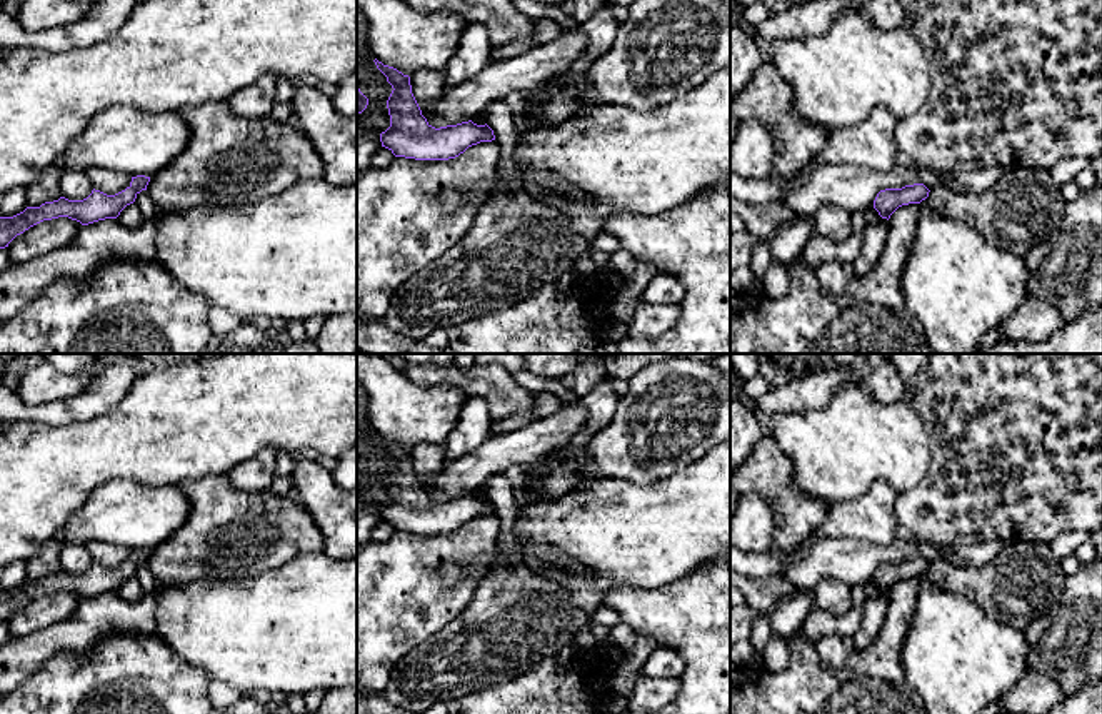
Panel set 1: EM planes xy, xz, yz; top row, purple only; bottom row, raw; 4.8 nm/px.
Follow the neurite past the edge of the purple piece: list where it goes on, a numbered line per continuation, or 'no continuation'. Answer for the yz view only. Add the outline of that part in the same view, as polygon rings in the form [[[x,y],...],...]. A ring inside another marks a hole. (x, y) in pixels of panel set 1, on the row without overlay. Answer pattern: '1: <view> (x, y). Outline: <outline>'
no continuation

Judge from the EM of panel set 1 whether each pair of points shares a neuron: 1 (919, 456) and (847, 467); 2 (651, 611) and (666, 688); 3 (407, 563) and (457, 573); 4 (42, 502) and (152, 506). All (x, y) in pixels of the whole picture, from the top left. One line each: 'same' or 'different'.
1: same
2: different
3: different
4: different

